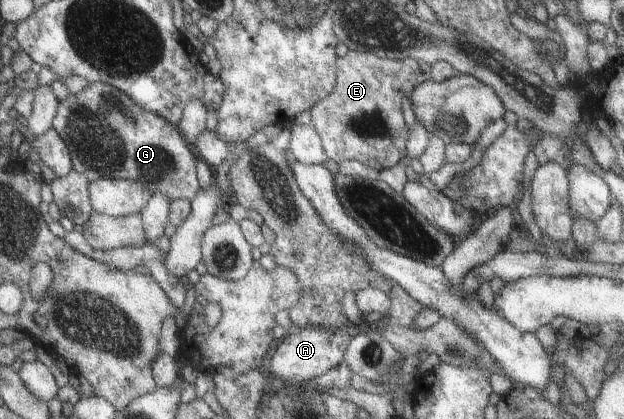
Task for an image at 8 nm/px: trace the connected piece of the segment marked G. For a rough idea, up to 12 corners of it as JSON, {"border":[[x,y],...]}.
{"border":[[109,83],[62,100],[54,128],[92,181],[196,198],[182,129]]}

